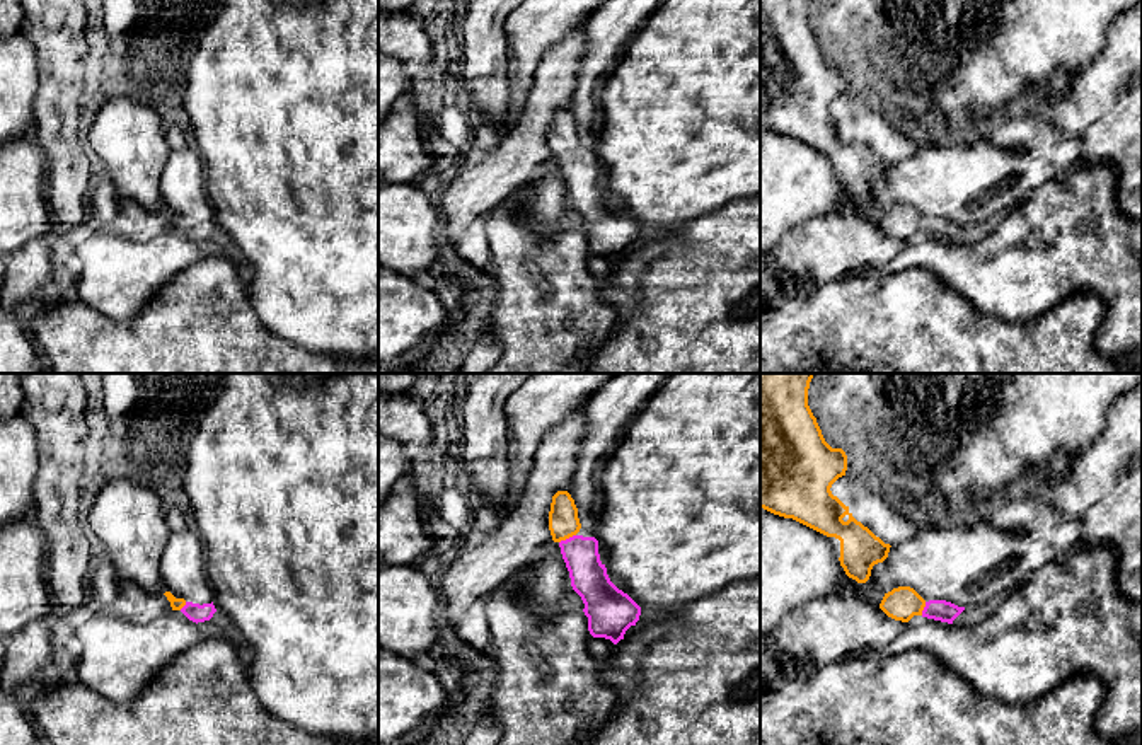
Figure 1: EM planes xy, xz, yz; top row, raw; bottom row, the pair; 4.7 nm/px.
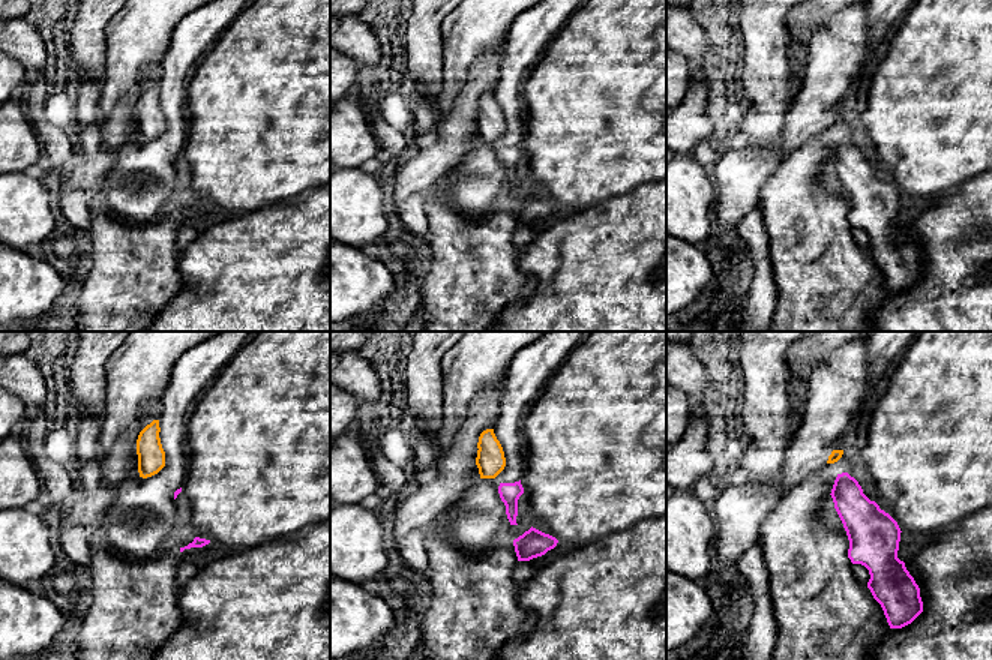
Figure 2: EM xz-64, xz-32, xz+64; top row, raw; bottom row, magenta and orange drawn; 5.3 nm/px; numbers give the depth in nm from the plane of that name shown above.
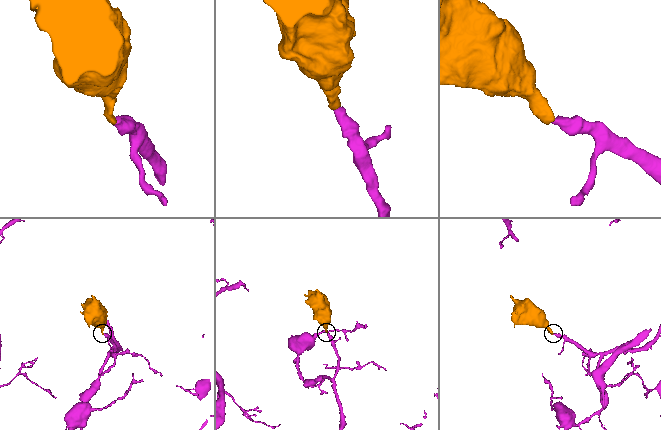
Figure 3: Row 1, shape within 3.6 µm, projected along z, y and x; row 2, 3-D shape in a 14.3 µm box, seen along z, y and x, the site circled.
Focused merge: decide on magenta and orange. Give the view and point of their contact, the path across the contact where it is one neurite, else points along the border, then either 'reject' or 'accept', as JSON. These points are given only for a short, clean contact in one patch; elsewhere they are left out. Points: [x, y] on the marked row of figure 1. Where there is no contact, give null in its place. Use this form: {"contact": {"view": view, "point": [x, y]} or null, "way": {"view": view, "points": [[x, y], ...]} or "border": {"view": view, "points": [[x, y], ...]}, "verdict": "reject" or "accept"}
{"contact": {"view": "xz", "point": [566, 539]}, "way": {"view": "xz", "points": [[588, 577], [580, 553], [566, 539], [563, 519]]}, "verdict": "accept"}

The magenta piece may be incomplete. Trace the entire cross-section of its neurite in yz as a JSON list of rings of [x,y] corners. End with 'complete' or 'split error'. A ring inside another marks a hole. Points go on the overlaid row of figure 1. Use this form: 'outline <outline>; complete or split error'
outline [[[898,586],[885,593],[880,609],[891,619],[908,622],[914,615],[953,624],[953,621],[965,610],[946,600],[926,602],[914,588]]]; split error

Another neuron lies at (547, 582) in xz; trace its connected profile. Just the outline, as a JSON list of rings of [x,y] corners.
[[[551,542],[525,576],[518,598],[539,615],[556,615],[561,612],[561,598],[569,588],[571,578],[559,542]]]

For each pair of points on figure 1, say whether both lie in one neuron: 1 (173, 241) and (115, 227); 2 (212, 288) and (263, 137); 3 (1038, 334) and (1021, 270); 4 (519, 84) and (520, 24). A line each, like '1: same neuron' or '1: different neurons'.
1: different neurons
2: different neurons
3: different neurons
4: same neuron

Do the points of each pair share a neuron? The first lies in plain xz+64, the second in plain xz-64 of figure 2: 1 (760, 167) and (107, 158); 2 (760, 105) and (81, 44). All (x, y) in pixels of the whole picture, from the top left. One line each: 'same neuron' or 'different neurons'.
1: same neuron
2: same neuron

